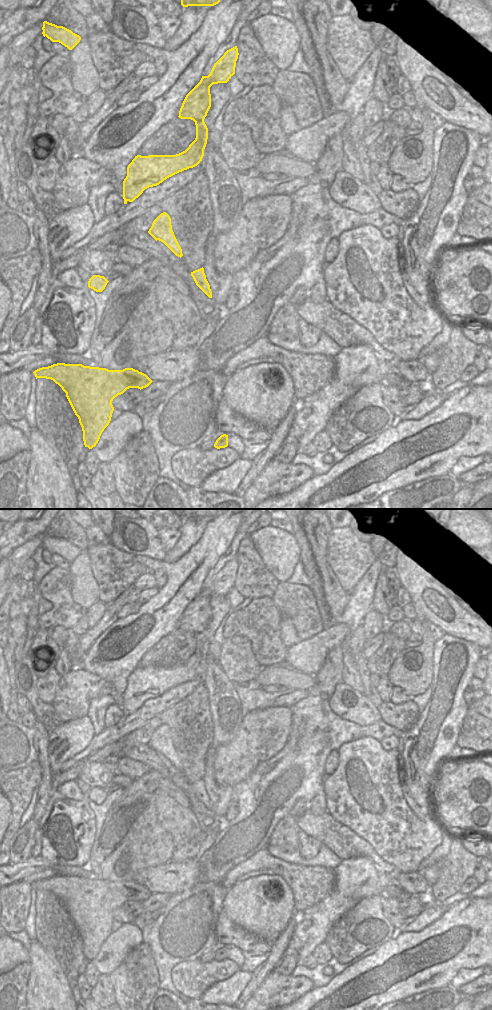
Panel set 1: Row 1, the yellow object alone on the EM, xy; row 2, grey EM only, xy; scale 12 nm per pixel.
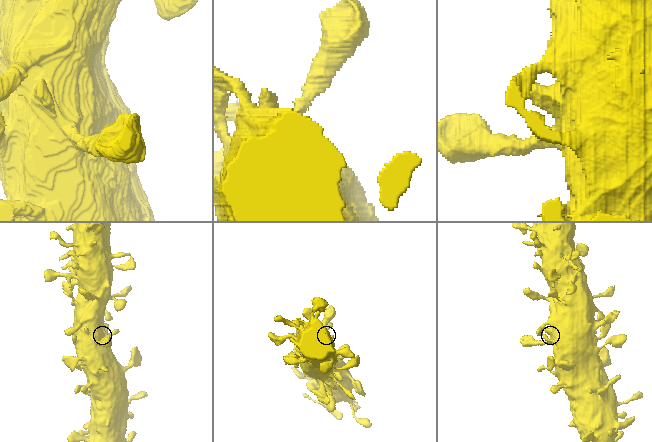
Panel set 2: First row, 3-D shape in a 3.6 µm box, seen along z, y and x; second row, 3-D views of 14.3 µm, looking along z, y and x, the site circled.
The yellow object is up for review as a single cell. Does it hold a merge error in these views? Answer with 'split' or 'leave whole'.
leave whole

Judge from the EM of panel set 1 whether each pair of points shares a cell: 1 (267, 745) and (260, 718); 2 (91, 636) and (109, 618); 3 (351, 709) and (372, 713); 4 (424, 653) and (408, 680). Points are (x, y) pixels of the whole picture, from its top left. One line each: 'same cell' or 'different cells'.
1: same cell
2: same cell
3: same cell
4: same cell

